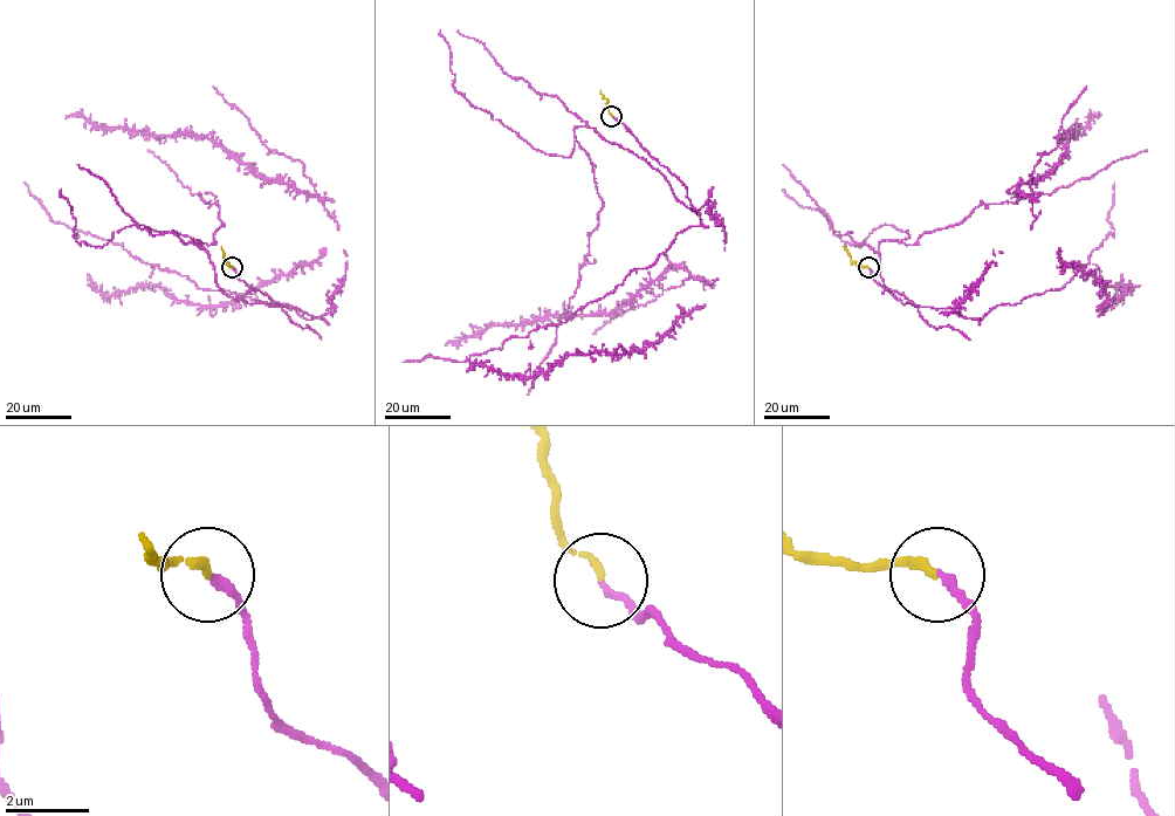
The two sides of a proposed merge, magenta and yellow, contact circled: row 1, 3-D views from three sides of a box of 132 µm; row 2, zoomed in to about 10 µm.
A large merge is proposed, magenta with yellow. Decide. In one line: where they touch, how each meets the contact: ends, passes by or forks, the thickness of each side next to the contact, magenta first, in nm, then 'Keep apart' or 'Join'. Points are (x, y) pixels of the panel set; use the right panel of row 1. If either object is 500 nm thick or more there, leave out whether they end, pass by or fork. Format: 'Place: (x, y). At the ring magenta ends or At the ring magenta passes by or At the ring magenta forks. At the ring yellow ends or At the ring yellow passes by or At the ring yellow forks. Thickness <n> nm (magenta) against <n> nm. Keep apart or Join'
Place: (868, 267). At the ring magenta ends. At the ring yellow ends. Thickness 180 nm (magenta) against 170 nm. Join

